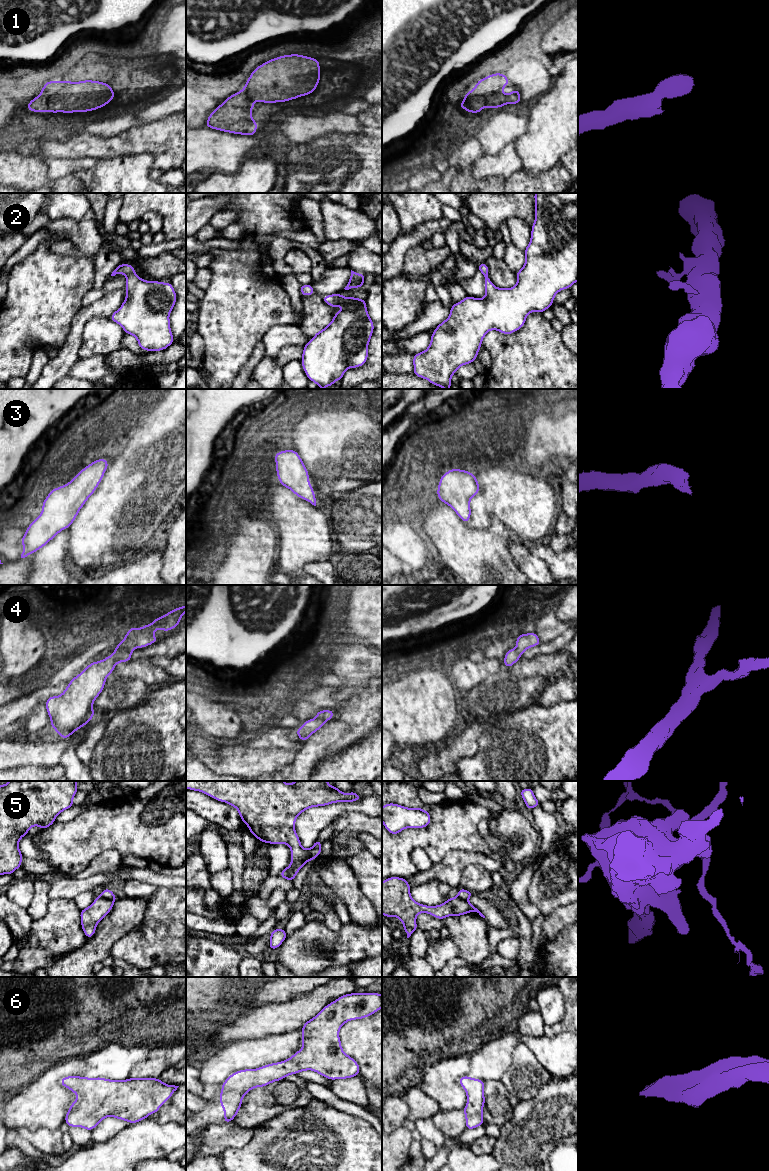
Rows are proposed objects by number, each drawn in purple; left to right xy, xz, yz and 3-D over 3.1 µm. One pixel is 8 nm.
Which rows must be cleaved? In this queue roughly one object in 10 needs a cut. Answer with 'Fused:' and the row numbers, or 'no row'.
Fused: 5

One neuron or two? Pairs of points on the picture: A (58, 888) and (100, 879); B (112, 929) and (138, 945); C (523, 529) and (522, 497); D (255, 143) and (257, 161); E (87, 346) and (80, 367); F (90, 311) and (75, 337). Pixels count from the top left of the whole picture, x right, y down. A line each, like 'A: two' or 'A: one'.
A: one
B: two
C: one
D: two
E: two
F: one

